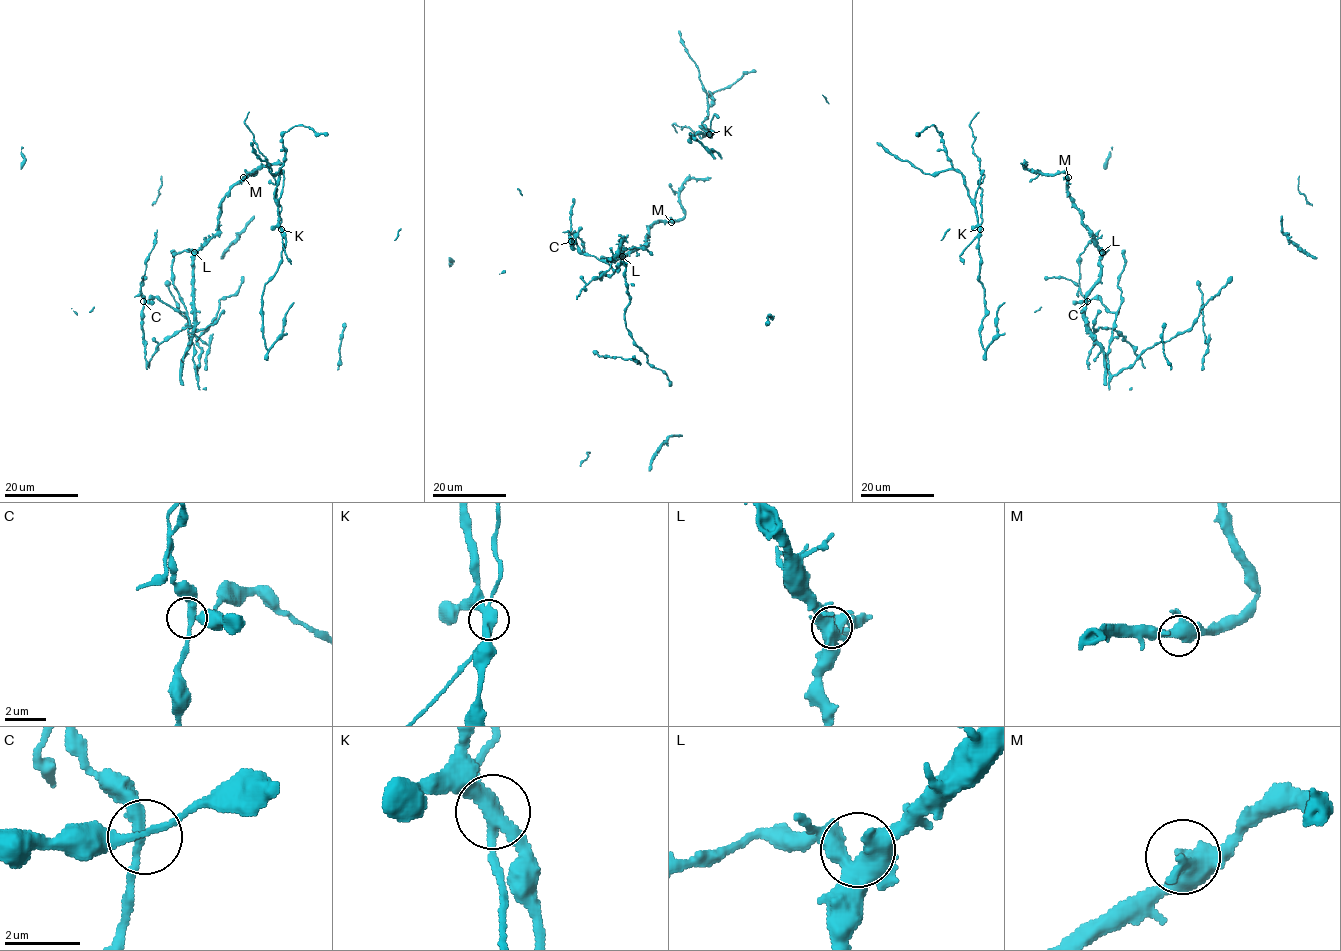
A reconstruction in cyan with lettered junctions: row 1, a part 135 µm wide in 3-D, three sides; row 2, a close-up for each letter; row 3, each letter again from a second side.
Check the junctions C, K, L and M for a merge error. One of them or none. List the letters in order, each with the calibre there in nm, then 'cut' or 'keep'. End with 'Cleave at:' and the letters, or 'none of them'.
C: 240 nm thick; keep
K: 360 nm thick; cut
L: 550 nm thick; keep
M: 440 nm thick; keep
Cleave at: K

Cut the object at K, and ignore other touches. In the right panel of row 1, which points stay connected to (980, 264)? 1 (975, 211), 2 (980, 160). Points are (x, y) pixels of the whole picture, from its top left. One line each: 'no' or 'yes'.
1: yes
2: no

